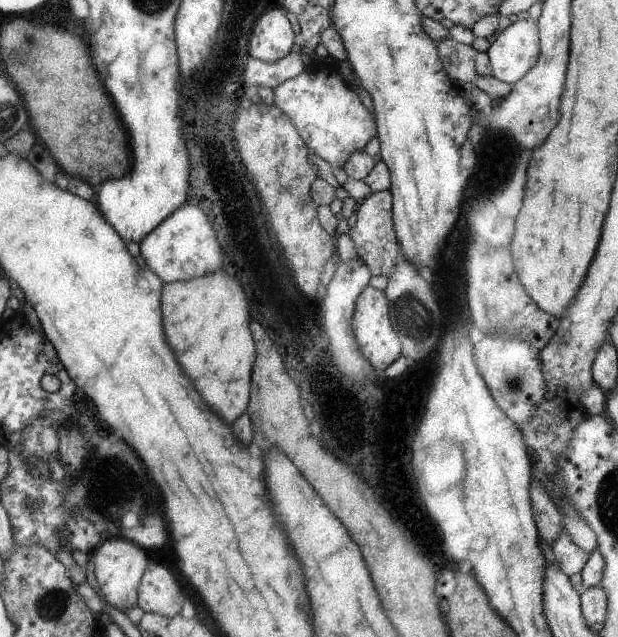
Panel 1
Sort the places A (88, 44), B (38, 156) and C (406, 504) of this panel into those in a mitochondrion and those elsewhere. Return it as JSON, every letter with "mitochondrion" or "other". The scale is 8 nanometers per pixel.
{"A":"other","B":"other","C":"other"}

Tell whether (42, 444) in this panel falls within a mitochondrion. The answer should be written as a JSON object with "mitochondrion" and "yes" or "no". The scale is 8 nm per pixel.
{"mitochondrion":"yes"}

